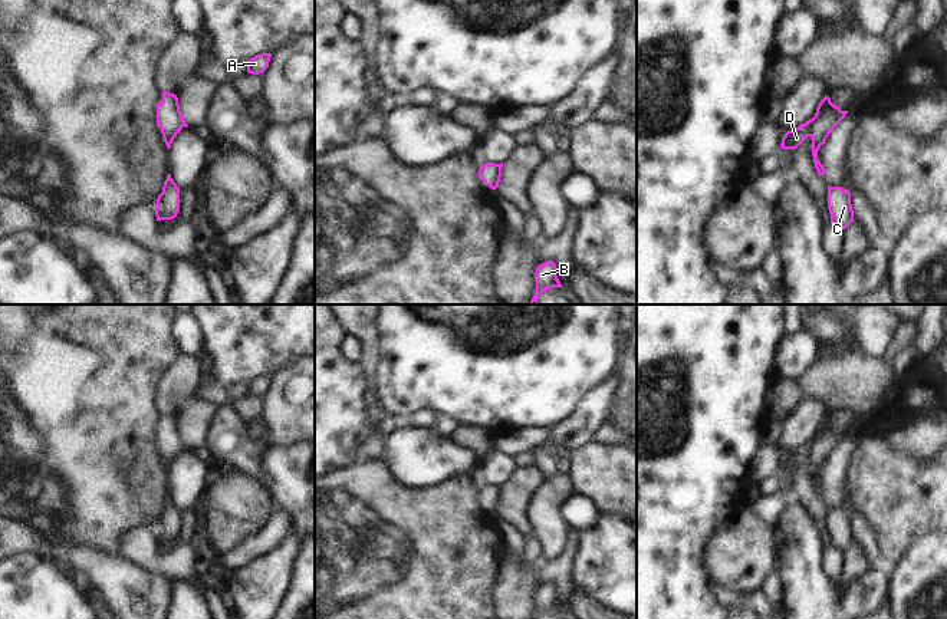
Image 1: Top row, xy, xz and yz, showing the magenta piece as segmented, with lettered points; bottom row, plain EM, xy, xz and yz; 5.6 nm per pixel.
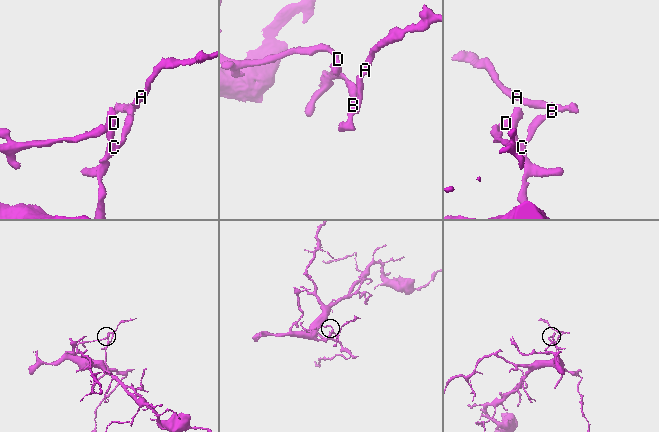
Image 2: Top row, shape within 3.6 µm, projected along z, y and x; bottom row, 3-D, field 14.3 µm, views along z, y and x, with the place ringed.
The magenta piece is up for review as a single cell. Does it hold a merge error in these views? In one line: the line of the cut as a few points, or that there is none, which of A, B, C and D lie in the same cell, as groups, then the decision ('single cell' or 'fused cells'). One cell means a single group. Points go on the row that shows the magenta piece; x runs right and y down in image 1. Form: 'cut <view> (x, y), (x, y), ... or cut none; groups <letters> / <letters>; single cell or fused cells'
cut yz (842, 111), (837, 117), (829, 111), (819, 111), (808, 135); groups A B C / D; fused cells

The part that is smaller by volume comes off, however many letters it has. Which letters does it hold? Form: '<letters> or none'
D

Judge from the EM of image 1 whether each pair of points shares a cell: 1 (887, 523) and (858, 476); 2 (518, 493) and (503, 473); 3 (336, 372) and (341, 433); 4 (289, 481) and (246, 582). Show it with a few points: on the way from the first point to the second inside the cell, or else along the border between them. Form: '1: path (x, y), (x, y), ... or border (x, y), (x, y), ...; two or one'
1: path (887, 512), (887, 504), (870, 487); one
2: border (518, 468), (499, 486); two
3: path (336, 387), (336, 418); one
4: path (299, 509), (299, 532), (292, 545), (273, 563); one

